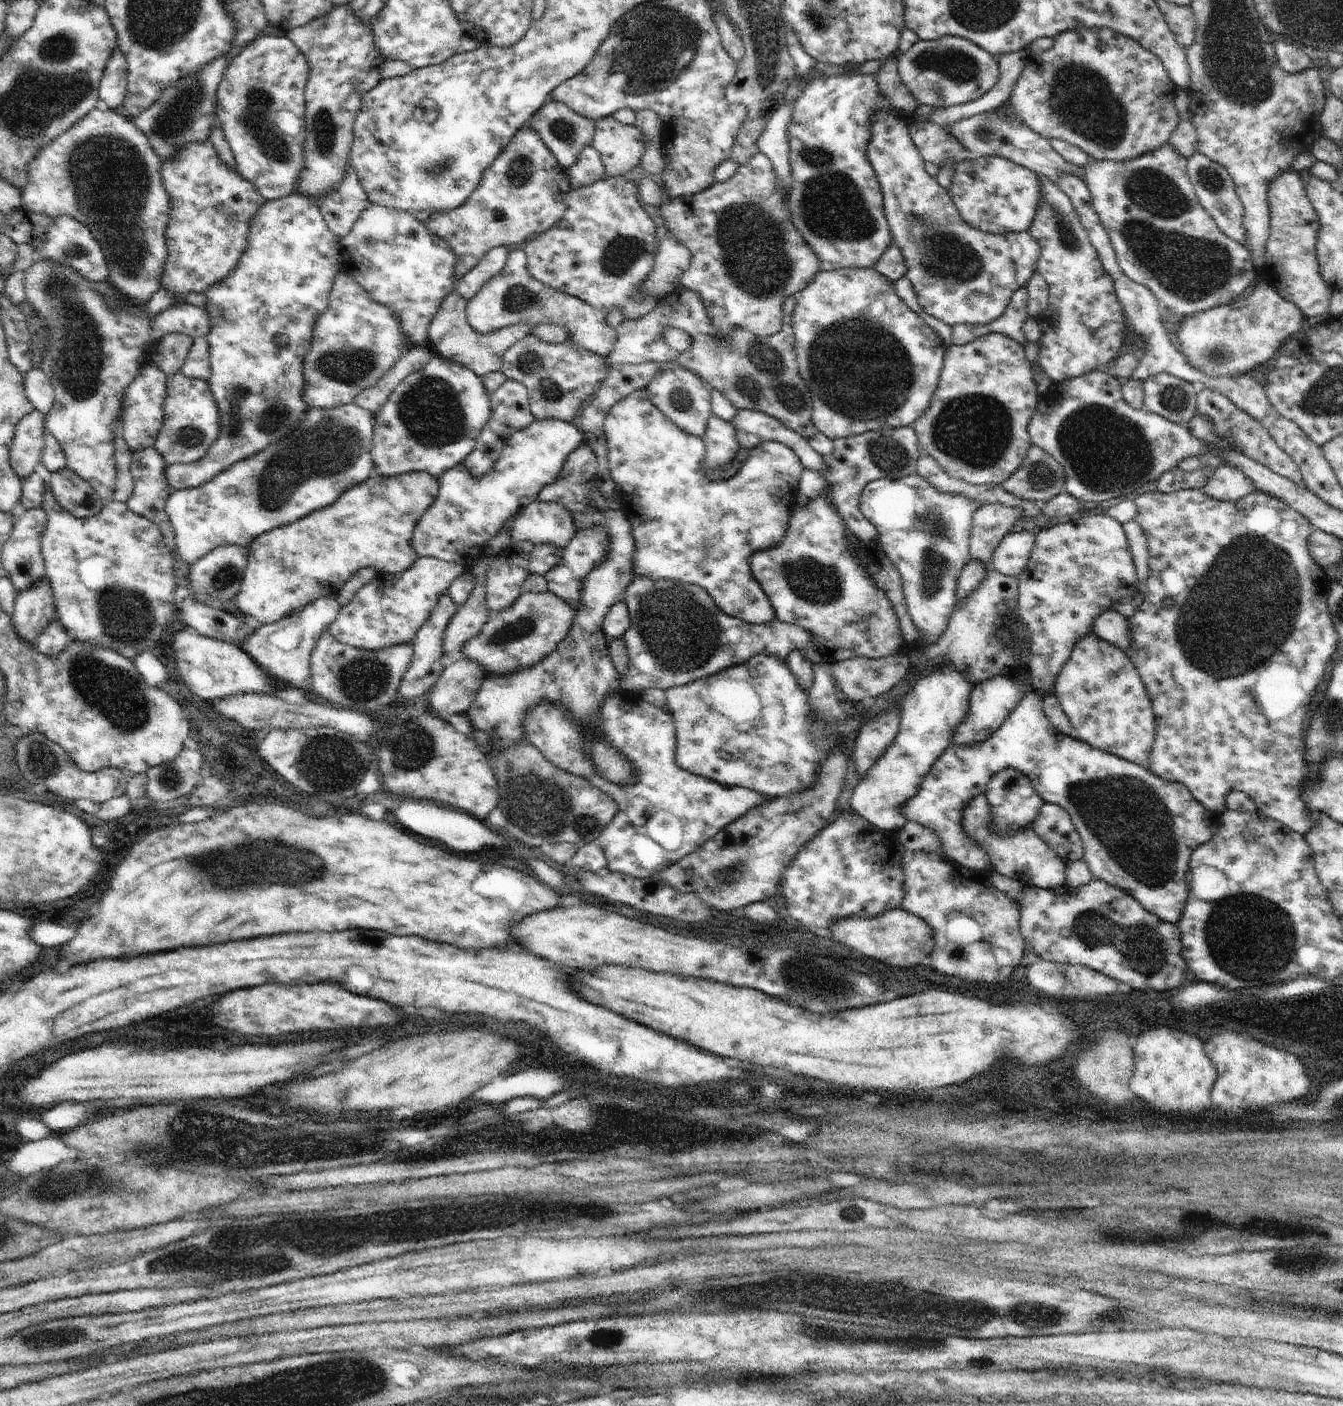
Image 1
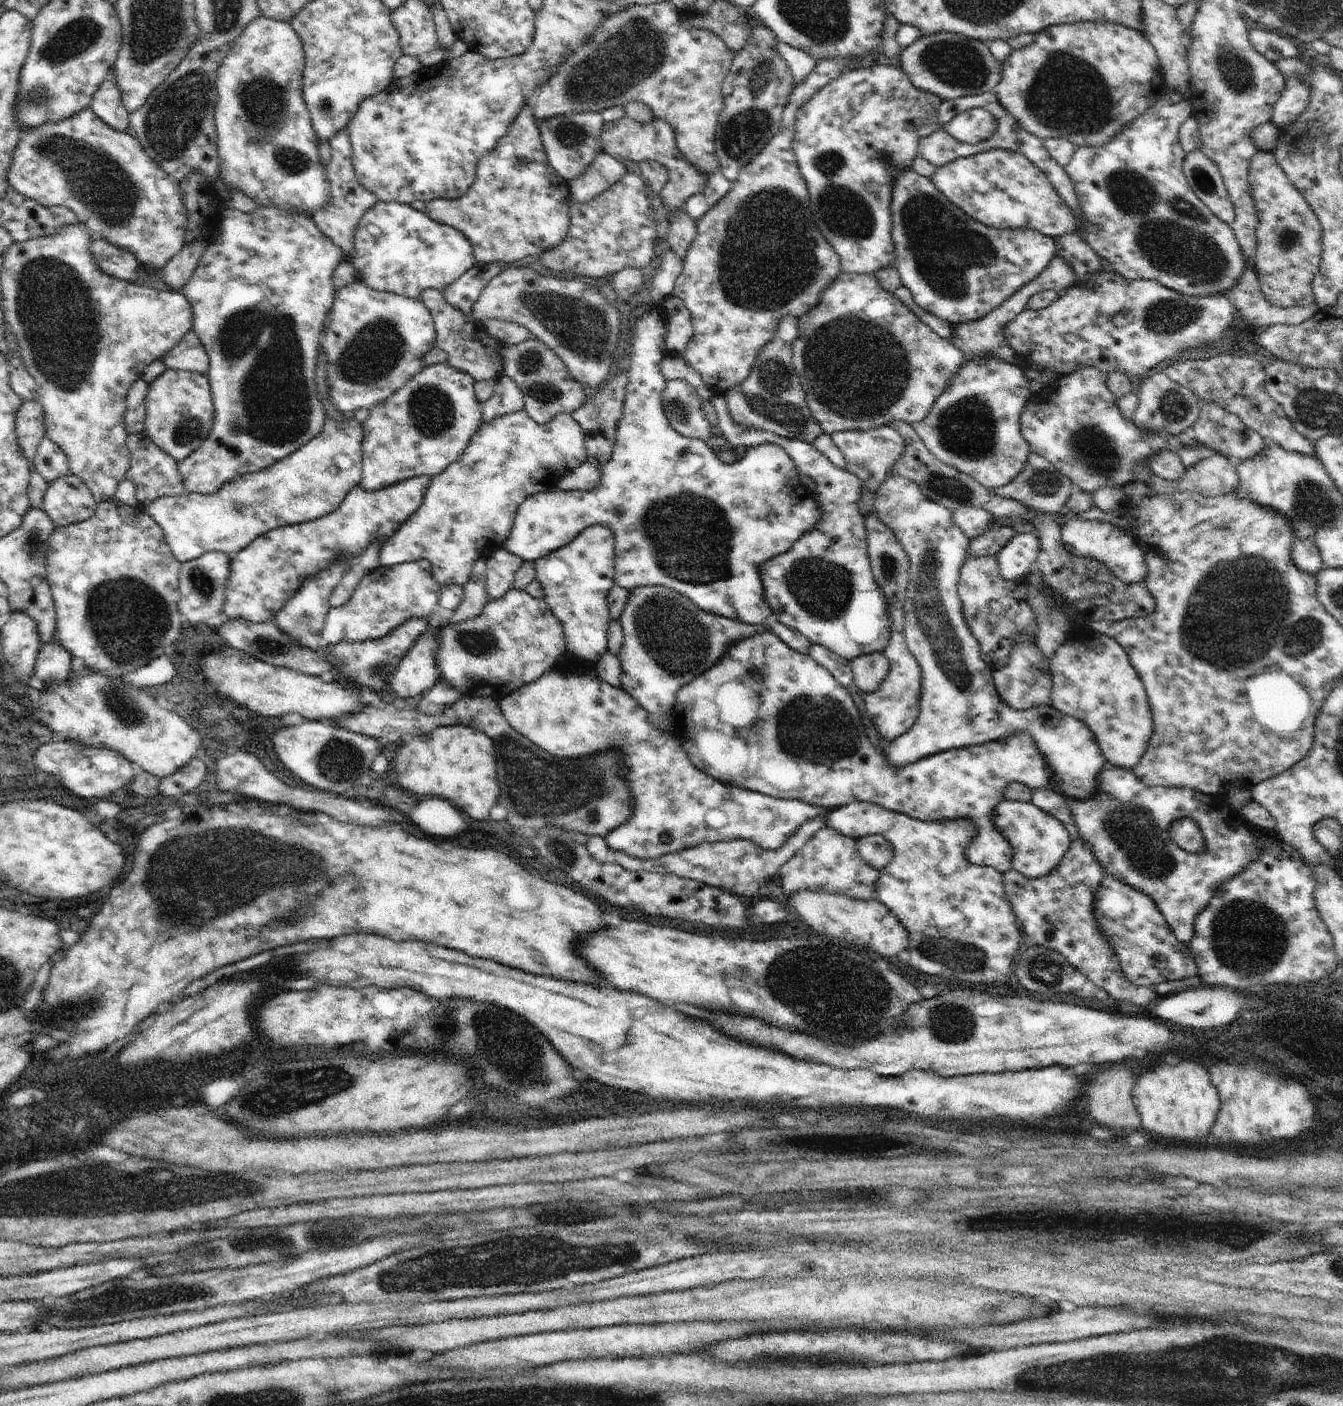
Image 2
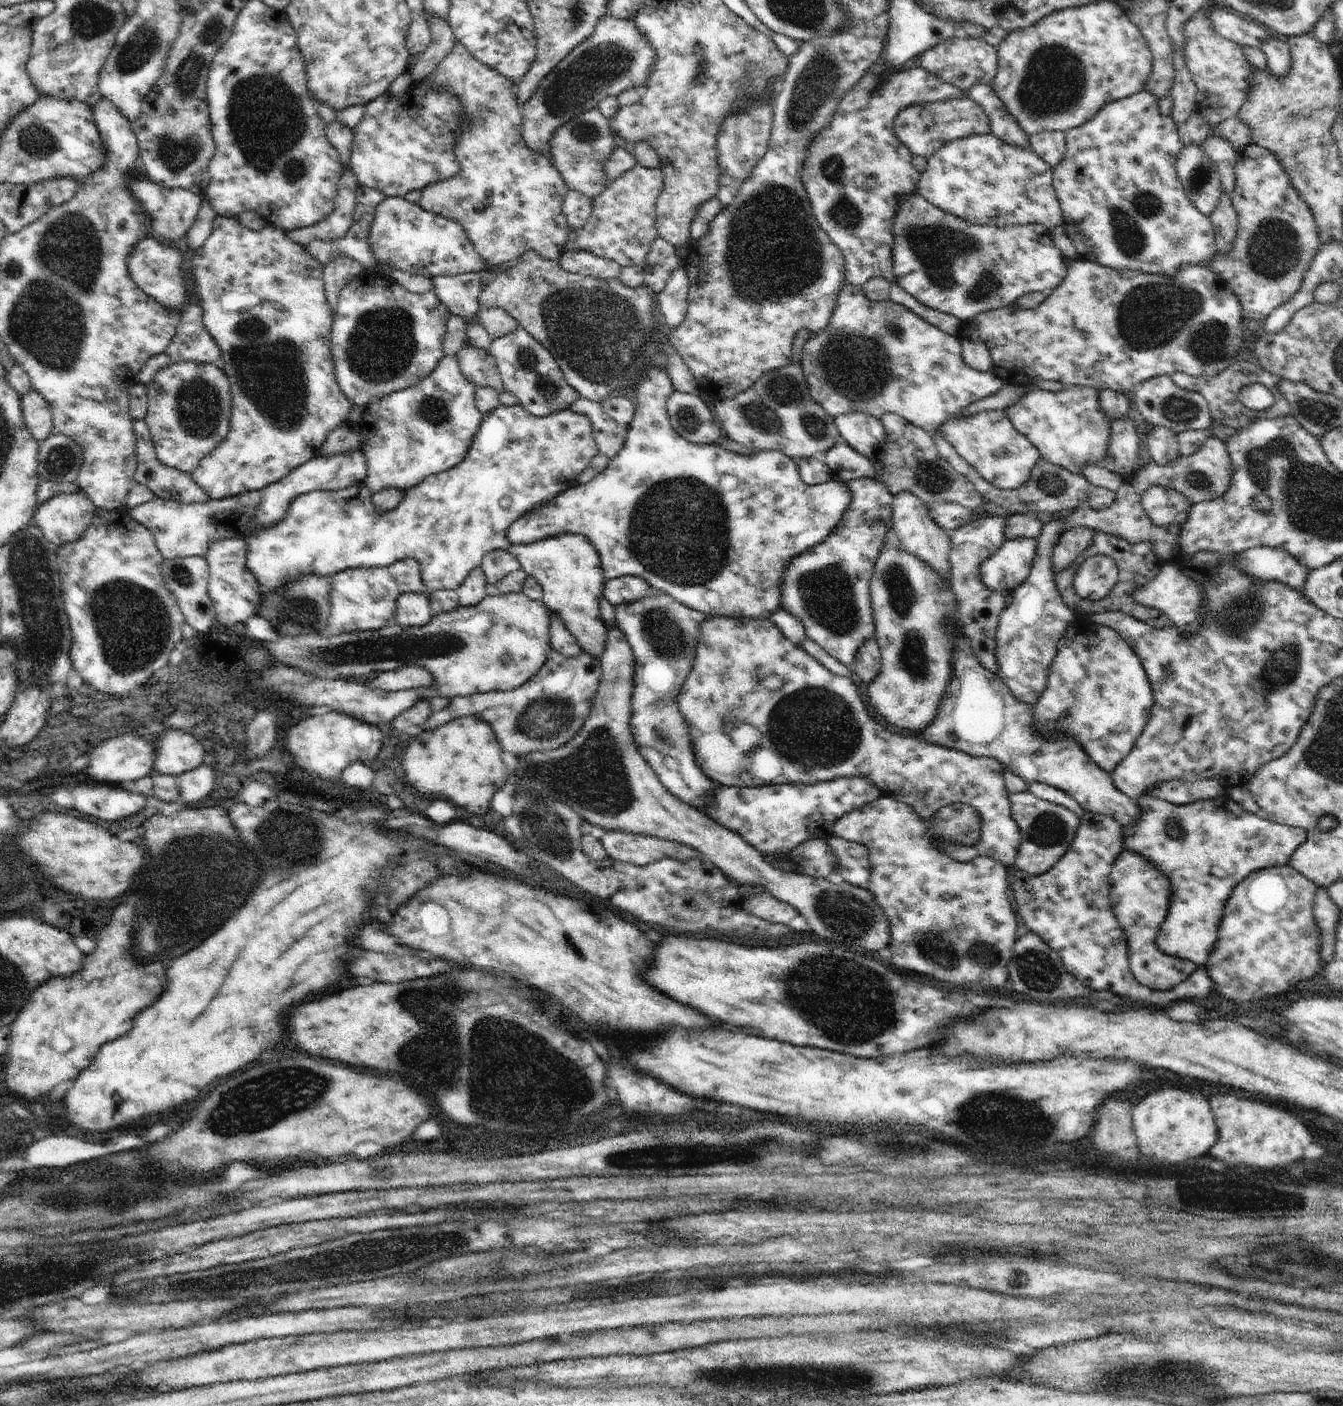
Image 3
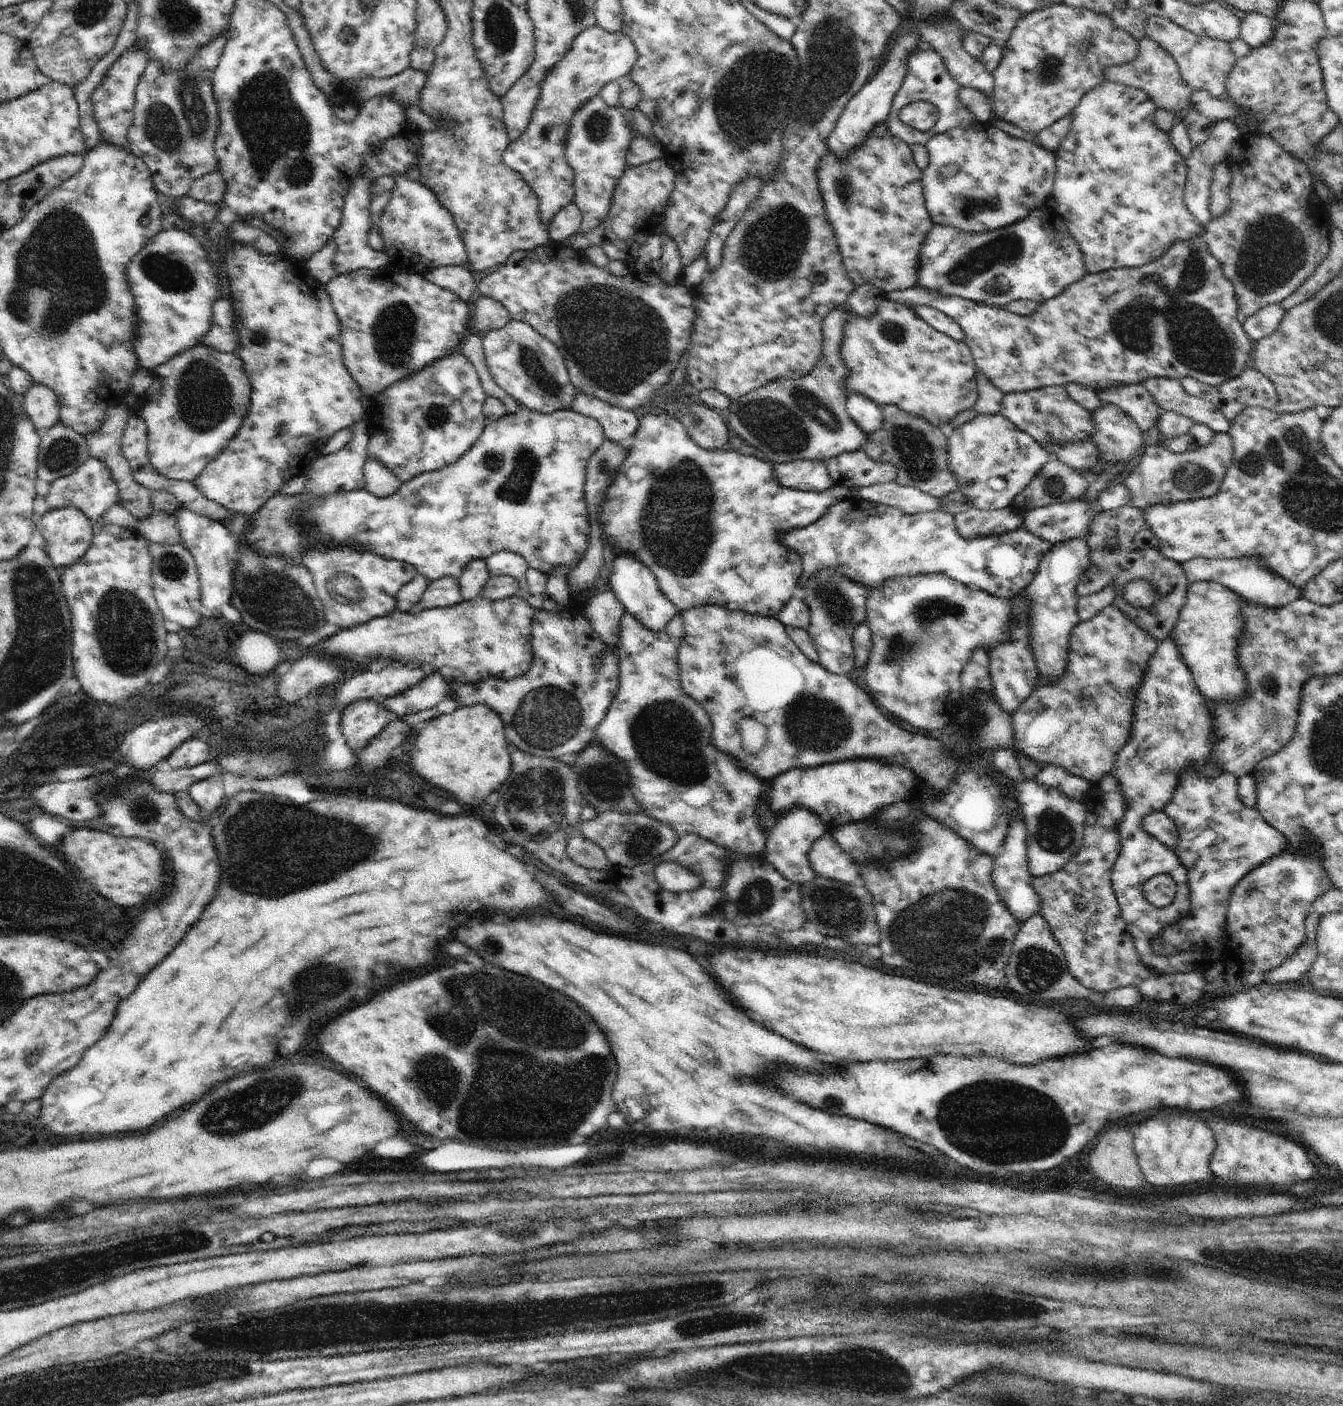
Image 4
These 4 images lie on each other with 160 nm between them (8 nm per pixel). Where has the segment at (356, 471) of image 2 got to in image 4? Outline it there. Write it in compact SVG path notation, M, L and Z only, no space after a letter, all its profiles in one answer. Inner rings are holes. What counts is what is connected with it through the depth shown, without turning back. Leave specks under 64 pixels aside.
M154 511L149 517L138 520L136 529L150 543L168 546L183 544L175 512Z

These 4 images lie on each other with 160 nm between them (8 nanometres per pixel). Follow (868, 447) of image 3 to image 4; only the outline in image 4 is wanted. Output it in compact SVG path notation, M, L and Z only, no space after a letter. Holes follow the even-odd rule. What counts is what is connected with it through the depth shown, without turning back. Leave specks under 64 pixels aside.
M852 393L848 396L845 407L854 424L866 437L870 438L880 430L883 421L882 409L863 394Z

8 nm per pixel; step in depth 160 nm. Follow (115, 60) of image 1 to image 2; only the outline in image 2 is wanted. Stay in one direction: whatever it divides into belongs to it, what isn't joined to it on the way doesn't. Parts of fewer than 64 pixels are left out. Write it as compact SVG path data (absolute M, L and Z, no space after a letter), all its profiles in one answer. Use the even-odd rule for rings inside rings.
M112 72L98 87L92 97L90 107L106 124L116 130L131 132L129 130L129 112L124 108L122 91L118 83L112 79Z

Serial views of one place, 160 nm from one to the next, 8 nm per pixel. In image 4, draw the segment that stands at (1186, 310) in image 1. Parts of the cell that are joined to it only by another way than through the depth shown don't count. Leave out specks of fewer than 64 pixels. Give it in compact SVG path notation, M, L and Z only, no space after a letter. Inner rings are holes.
M1114 81L1103 83L1100 87L1087 92L1073 110L1071 129L1055 152L1056 172L1052 191L1053 198L1057 202L1055 210L1062 217L1072 238L1078 243L1088 273L1099 273L1108 269L1119 269L1120 267L1141 267L1146 263L1159 259L1174 243L1191 241L1204 234L1203 224L1188 210L1185 203L1187 179L1185 158L1176 150L1170 135L1156 127L1154 114L1156 114L1157 109L1156 103L1148 98L1143 90L1122 83L1115 83Z

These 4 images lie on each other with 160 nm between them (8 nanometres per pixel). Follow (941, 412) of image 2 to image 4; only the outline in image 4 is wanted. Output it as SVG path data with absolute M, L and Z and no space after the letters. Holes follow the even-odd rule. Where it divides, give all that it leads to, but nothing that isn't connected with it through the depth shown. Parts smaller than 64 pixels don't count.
M1000 413L976 415L947 437L947 447L949 465L959 484L957 507L971 507L981 511L1012 506L1014 498L1053 458L1039 442Z

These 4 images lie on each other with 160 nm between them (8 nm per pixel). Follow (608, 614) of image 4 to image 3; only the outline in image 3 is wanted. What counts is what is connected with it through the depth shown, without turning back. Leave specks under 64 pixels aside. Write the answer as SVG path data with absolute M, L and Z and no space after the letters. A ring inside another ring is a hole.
M616 626L607 628L607 639L604 652L601 656L601 679L590 716L584 722L578 734L565 745L549 751L534 751L525 755L516 755L518 764L516 770L509 772L506 785L514 794L530 796L531 799L552 800L569 806L574 813L578 813L583 820L591 822L595 829L605 831L620 831L621 833L634 833L645 837L656 837L667 841L678 841L699 850L706 864L715 866L724 875L734 879L740 884L762 886L765 892L771 894L776 900L784 901L793 906L802 916L806 917L811 932L820 936L833 945L860 946L868 952L886 953L891 943L891 930L889 920L884 909L879 905L876 897L869 890L861 886L851 885L844 880L817 879L799 875L792 871L774 868L764 859L764 855L746 846L746 842L722 828L716 821L707 817L698 809L682 802L678 797L670 794L660 782L658 776L640 754L633 737L631 727L631 698L633 693L633 678L635 658L630 644L626 642L624 633Z

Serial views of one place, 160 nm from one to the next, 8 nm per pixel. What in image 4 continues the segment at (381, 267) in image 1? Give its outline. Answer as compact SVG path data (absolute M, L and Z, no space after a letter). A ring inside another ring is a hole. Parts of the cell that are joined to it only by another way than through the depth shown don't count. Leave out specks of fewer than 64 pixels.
M406 175L397 176L390 200L382 211L379 218L379 231L384 241L384 250L389 258L391 268L402 273L414 273L423 275L428 271L440 268L455 266L466 266L469 260L467 248L461 232L456 226L456 221L449 210L446 210L435 197L434 192L426 188L420 182L412 182Z

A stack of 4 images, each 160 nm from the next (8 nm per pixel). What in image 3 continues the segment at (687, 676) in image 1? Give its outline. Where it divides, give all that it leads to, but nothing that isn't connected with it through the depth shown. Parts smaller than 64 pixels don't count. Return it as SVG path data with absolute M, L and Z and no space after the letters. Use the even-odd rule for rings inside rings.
M654 590L649 597L615 607L615 617L635 658L631 727L638 750L670 794L691 807L705 807L713 801L713 786L718 784L709 779L695 761L678 695L692 670L701 626L711 615L688 608L669 594Z

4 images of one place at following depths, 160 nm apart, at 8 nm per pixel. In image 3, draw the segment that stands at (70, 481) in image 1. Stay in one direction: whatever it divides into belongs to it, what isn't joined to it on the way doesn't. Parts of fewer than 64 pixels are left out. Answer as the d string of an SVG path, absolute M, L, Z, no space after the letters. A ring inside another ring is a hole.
M83 491L56 493L36 509L31 522L40 527L46 540L60 548L84 534L97 510Z

